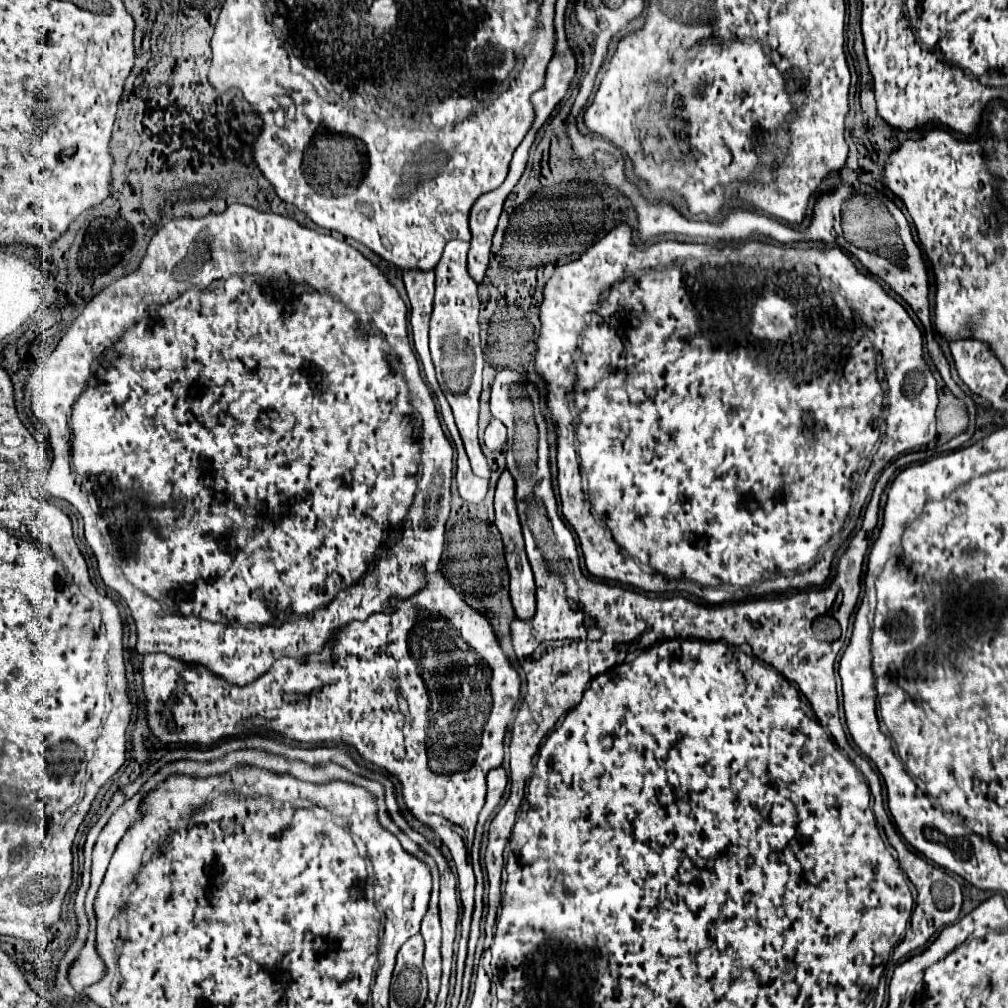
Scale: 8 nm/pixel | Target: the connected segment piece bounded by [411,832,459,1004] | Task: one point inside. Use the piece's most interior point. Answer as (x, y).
(448, 904)

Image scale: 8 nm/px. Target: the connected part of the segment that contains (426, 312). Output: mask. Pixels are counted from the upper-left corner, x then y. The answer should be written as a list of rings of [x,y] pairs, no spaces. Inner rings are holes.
[[[409,270],[403,272],[403,282],[407,288],[407,296],[411,302],[411,326],[413,326],[413,344],[421,358],[427,380],[435,380],[435,368],[429,356],[429,318],[433,308],[435,294],[435,276],[433,272]]]

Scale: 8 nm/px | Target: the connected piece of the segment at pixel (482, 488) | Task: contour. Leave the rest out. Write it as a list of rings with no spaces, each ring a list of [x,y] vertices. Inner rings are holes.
[[[457,460],[455,480],[457,480],[457,490],[459,490],[459,494],[461,494],[463,500],[467,500],[467,502],[471,502],[471,504],[479,504],[479,502],[483,502],[483,498],[487,496],[487,488],[489,488],[487,480],[477,478],[477,476],[471,472],[469,462]]]

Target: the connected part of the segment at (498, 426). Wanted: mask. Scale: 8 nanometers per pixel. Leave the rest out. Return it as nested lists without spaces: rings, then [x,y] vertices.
[[[491,418],[489,426],[485,428],[485,444],[487,444],[487,448],[497,450],[497,448],[501,448],[505,444],[505,440],[507,440],[507,430],[505,430],[503,422],[497,420],[497,418]]]

